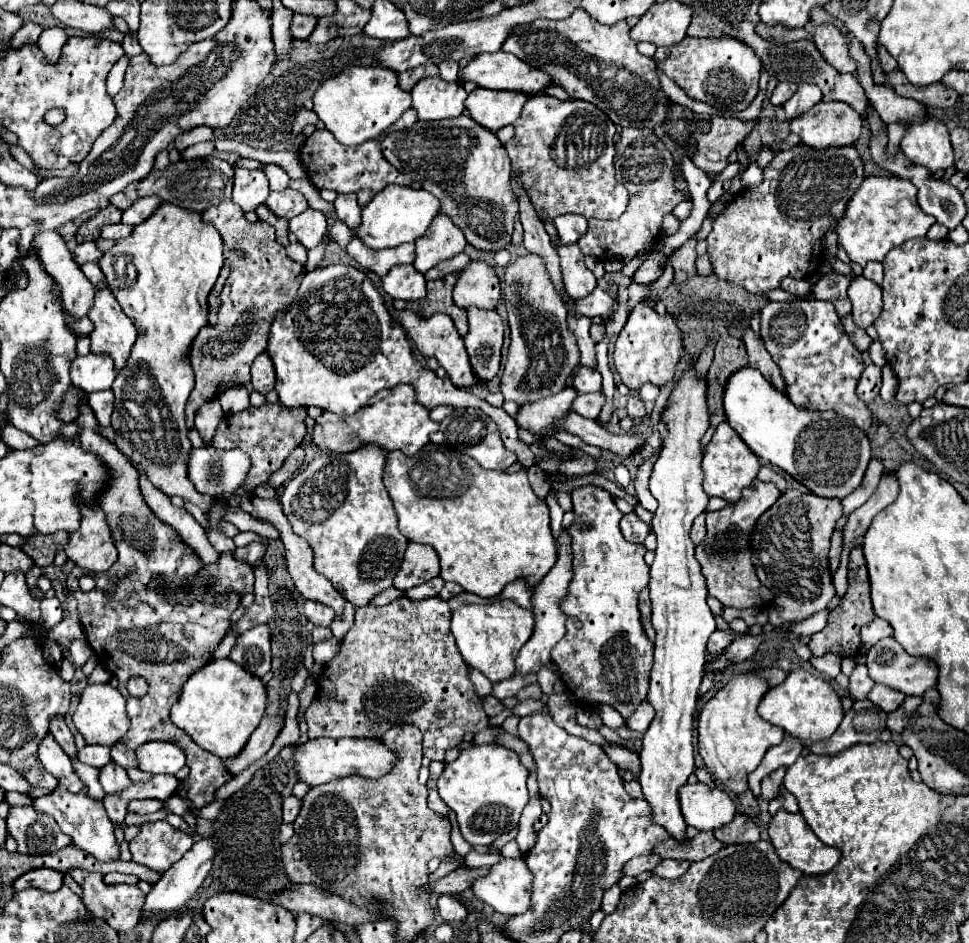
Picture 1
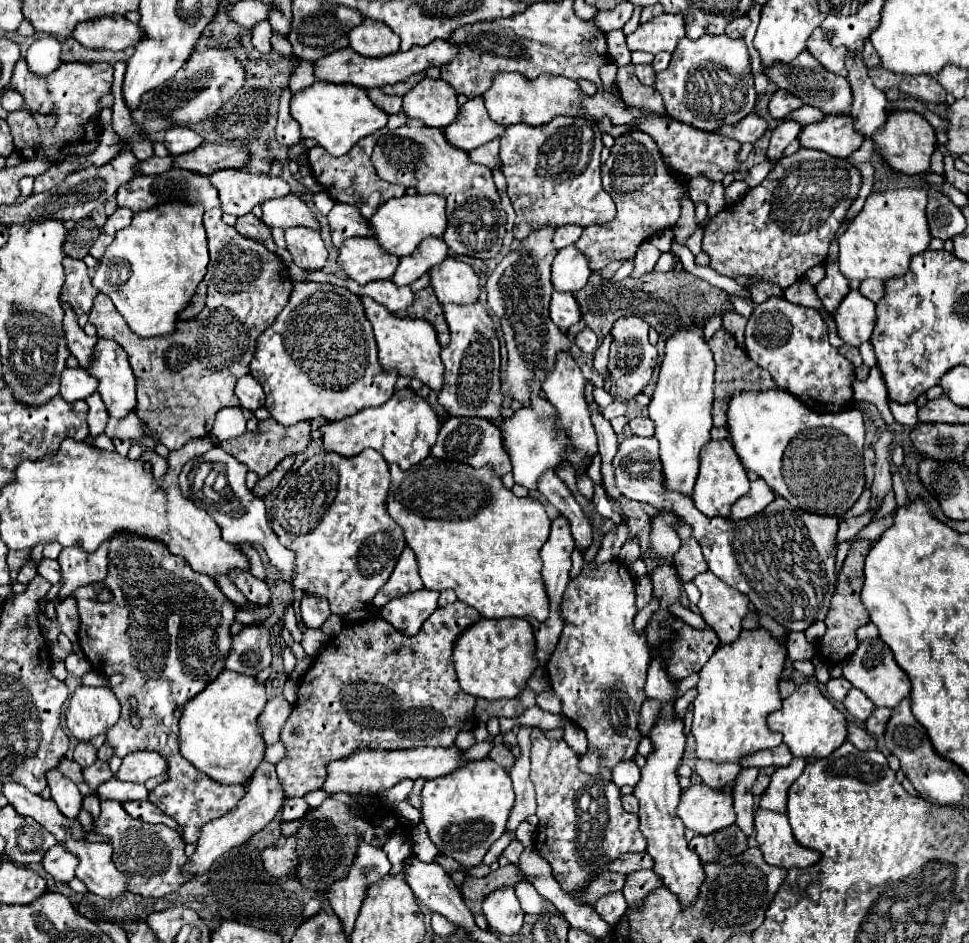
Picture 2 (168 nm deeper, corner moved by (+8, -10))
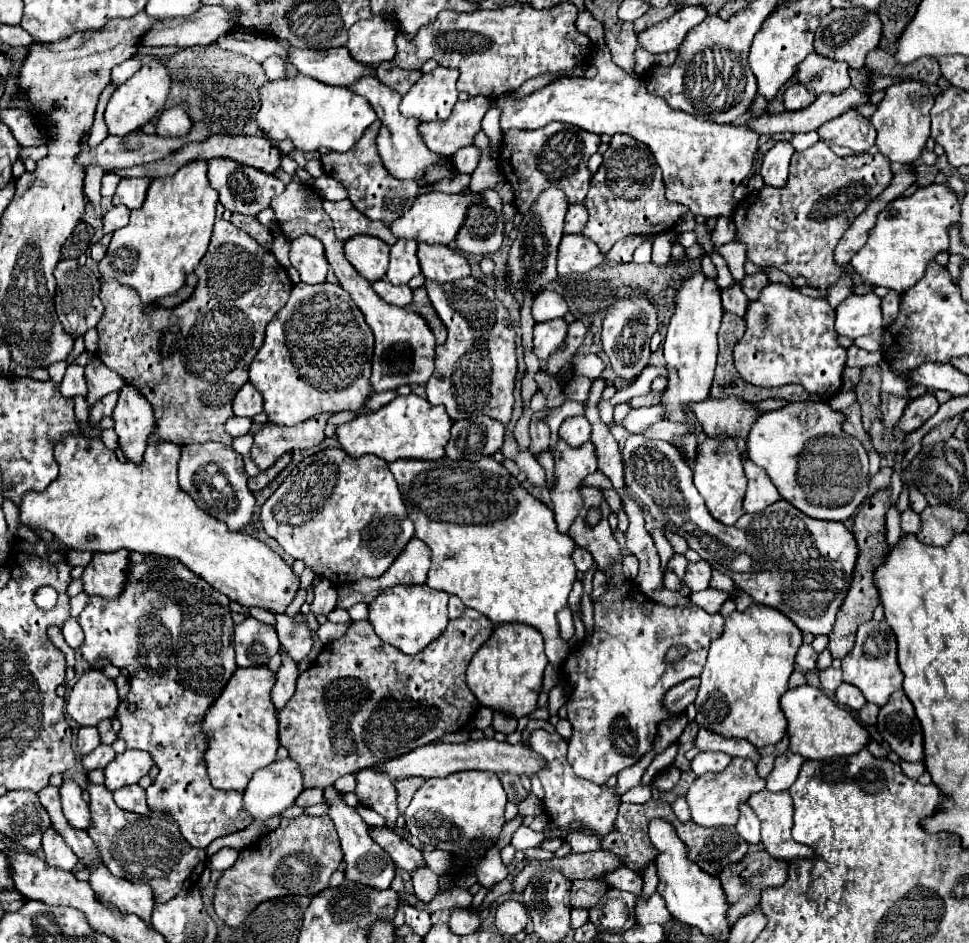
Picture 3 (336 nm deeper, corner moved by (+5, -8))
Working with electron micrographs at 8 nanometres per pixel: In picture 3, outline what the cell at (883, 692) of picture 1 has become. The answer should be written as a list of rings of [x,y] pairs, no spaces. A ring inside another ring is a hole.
[[[840,684],[840,688],[836,690],[836,698],[840,704],[852,708],[852,710],[862,710],[866,706],[866,698],[862,696],[862,692],[850,684]]]

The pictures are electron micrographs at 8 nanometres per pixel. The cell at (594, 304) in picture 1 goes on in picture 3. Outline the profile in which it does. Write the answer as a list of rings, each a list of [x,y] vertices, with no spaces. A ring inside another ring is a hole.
[[[544,290],[542,294],[536,296],[532,304],[532,316],[536,322],[548,322],[554,318],[564,318],[568,314],[568,304],[562,294]]]

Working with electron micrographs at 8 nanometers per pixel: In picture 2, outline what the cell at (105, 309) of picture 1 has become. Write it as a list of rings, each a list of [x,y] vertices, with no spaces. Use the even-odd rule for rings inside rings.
[[[99,338],[95,362],[87,370],[99,380],[101,394],[111,418],[125,418],[135,406],[135,376],[123,348],[117,342]]]

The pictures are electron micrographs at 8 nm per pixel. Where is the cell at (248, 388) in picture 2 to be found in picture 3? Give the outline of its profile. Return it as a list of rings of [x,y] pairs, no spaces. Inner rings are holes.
[[[248,382],[248,384],[244,384],[238,390],[238,394],[236,394],[234,402],[232,402],[232,408],[234,408],[236,416],[248,416],[248,418],[252,418],[252,416],[256,416],[256,414],[262,412],[262,402],[264,402],[262,394]]]

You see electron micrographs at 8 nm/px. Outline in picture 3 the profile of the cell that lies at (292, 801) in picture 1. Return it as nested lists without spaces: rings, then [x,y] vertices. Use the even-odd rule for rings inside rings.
[[[308,788],[308,790],[300,792],[300,796],[296,798],[296,806],[306,808],[306,806],[320,804],[322,800],[324,800],[324,790],[320,790],[320,788]]]

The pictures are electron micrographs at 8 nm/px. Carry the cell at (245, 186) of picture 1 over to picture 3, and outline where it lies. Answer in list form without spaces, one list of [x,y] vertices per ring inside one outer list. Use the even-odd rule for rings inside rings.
[[[216,158],[208,162],[208,180],[212,188],[220,194],[220,202],[224,204],[226,210],[238,214],[250,214],[250,216],[256,216],[260,210],[268,208],[272,198],[282,194],[286,188],[286,184],[280,178],[226,158]]]

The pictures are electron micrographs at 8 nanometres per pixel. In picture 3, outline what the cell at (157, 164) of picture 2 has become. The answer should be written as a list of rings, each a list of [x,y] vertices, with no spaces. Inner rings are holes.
[[[114,172],[104,174],[104,178],[102,178],[102,196],[112,196],[116,192],[116,186],[118,186],[120,180],[122,180],[122,176],[114,176]]]

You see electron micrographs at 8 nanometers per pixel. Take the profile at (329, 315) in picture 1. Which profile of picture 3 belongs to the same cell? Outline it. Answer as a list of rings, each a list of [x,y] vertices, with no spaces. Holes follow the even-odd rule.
[[[322,282],[316,286],[296,284],[286,306],[266,328],[266,338],[250,364],[250,382],[264,396],[268,420],[282,426],[296,426],[320,412],[358,412],[376,394],[370,384],[374,336],[360,308],[340,284]]]

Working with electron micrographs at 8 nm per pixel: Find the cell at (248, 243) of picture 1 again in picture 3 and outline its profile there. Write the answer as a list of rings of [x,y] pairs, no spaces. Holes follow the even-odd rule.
[[[216,218],[208,252],[194,272],[198,276],[198,288],[190,300],[176,308],[146,308],[130,286],[122,286],[116,280],[102,280],[100,300],[104,304],[104,314],[96,326],[100,336],[98,356],[110,370],[138,386],[152,404],[156,428],[148,444],[174,442],[186,446],[210,440],[222,444],[232,442],[232,436],[224,430],[224,422],[232,416],[232,400],[248,382],[248,366],[264,342],[266,326],[282,310],[292,290],[292,280],[274,254],[224,218]]]

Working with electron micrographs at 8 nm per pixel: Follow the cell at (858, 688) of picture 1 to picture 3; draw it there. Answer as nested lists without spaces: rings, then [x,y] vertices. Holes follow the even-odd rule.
[[[828,668],[824,672],[820,672],[820,684],[826,692],[834,694],[836,688],[842,684],[842,672],[840,670],[834,670],[834,668]]]

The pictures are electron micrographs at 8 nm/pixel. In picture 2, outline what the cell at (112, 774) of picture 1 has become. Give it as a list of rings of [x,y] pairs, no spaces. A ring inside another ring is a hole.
[[[95,760],[91,766],[83,768],[83,776],[85,776],[85,782],[97,790],[103,782],[107,782],[109,778],[113,778],[113,772],[109,770],[109,764],[103,762],[103,760]]]

